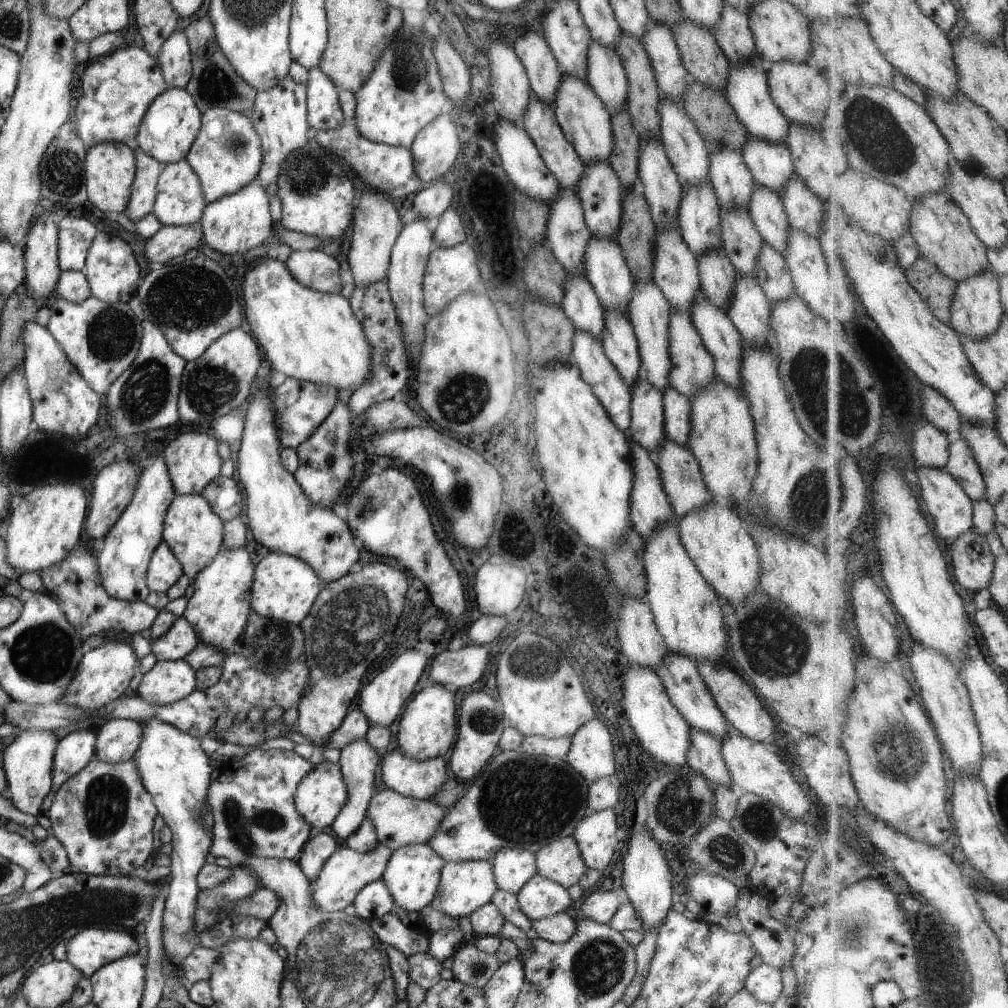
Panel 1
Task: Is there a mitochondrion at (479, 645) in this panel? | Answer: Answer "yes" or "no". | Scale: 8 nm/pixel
no

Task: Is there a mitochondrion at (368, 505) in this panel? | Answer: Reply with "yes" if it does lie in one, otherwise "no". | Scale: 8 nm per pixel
yes

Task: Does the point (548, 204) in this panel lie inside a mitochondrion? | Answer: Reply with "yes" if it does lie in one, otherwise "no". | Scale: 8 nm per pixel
no

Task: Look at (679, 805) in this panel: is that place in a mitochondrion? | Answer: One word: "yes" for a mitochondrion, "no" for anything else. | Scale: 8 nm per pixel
yes

